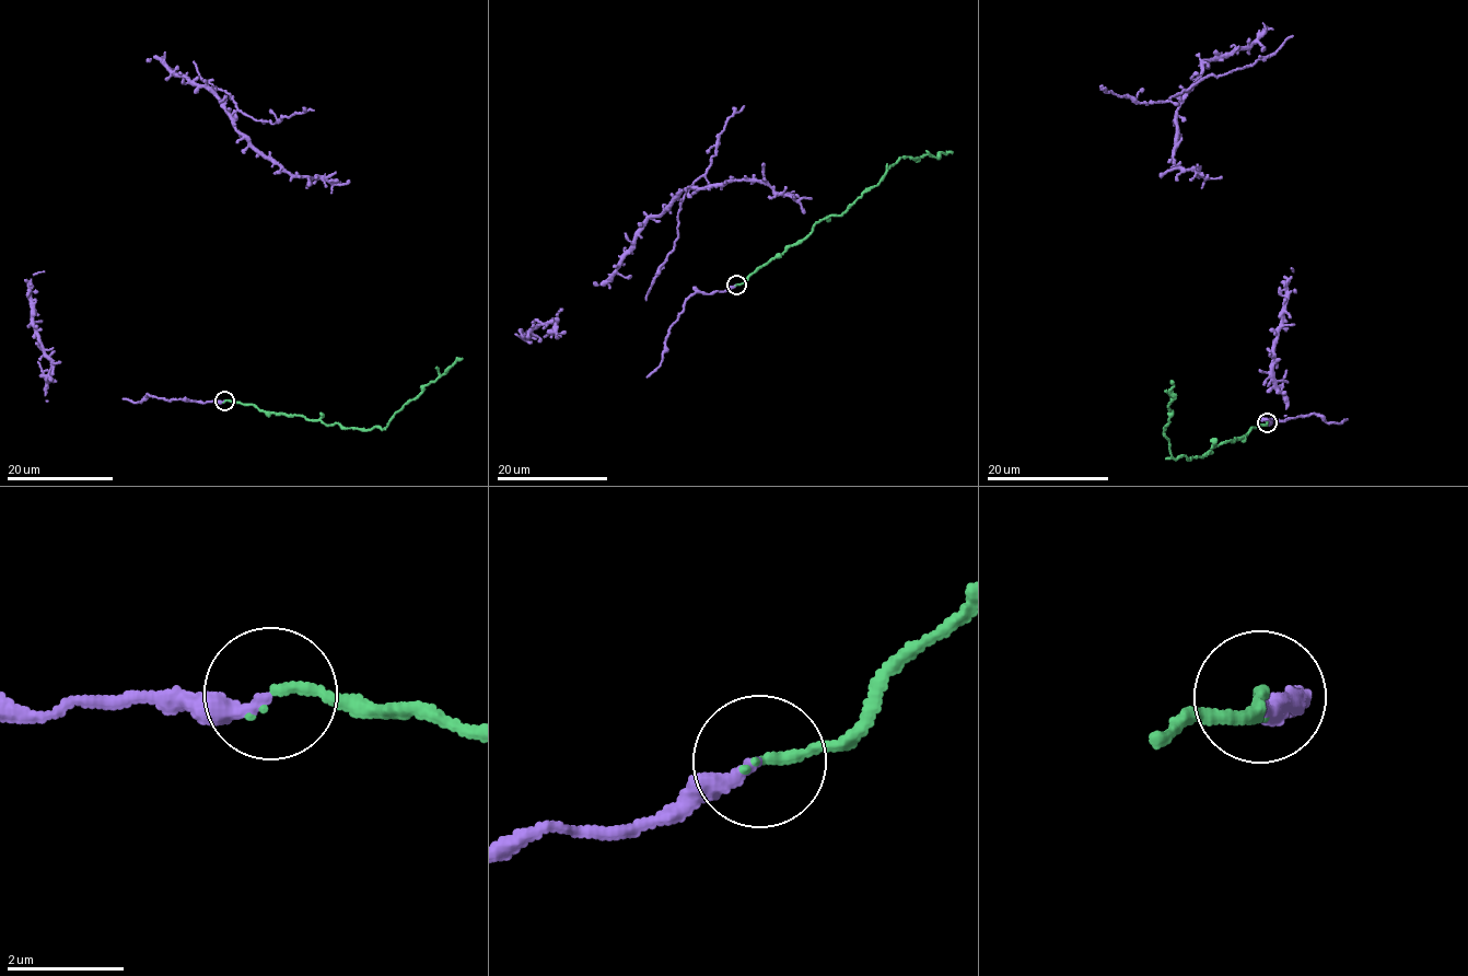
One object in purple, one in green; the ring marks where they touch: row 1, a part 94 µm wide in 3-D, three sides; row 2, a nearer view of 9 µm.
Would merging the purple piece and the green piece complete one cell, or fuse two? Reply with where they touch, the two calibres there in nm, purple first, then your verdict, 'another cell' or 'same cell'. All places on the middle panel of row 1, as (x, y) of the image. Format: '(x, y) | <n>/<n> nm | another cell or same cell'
(736, 285) | 220/170 nm | same cell

